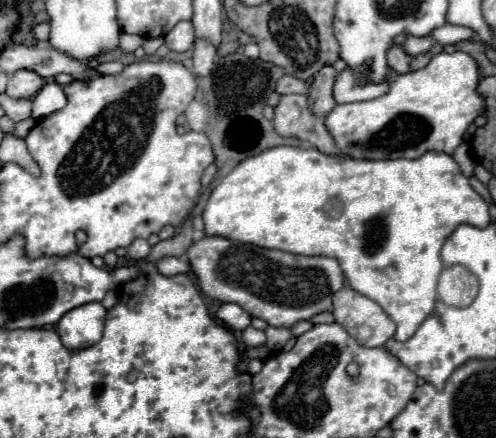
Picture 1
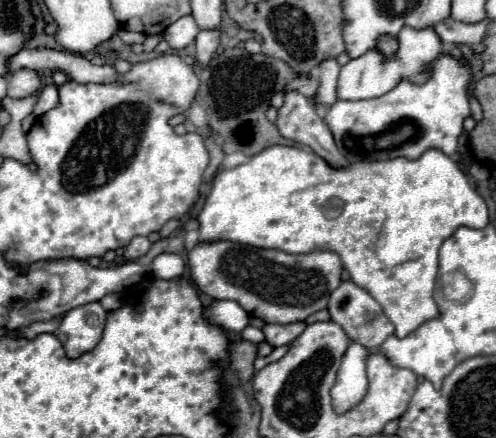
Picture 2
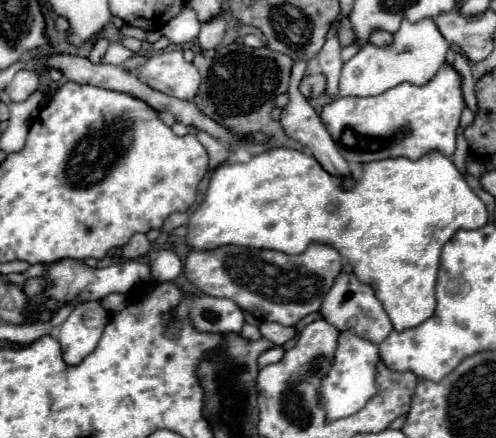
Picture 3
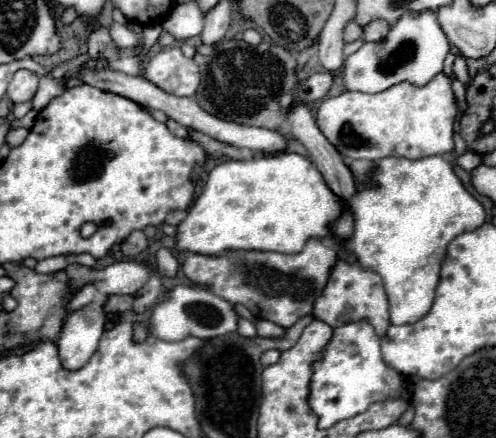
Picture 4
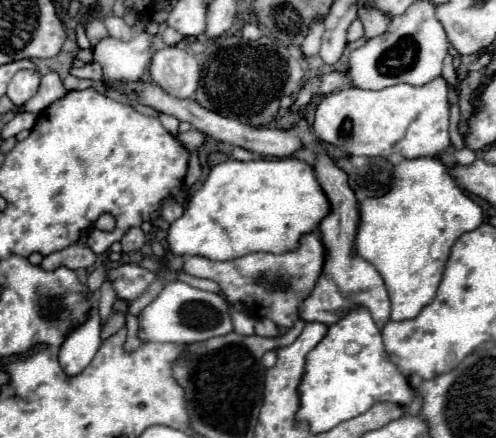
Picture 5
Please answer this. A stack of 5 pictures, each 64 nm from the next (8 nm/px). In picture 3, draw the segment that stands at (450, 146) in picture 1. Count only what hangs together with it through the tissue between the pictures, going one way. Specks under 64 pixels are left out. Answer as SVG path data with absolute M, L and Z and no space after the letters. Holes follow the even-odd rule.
M448 64L424 86L398 84L378 96L344 96L326 104L320 112L320 120L328 128L332 140L340 148L348 162L372 162L384 158L406 156L418 160L428 152L442 152L452 156L456 150L456 128L464 108L460 76Z

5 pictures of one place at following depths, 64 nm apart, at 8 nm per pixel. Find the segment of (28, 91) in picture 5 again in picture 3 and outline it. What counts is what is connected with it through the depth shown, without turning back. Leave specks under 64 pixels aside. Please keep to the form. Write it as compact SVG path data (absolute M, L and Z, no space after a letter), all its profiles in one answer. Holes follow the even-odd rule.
M20 70L14 80L8 84L6 94L12 102L24 102L32 92L36 92L40 86L40 76L32 70Z

